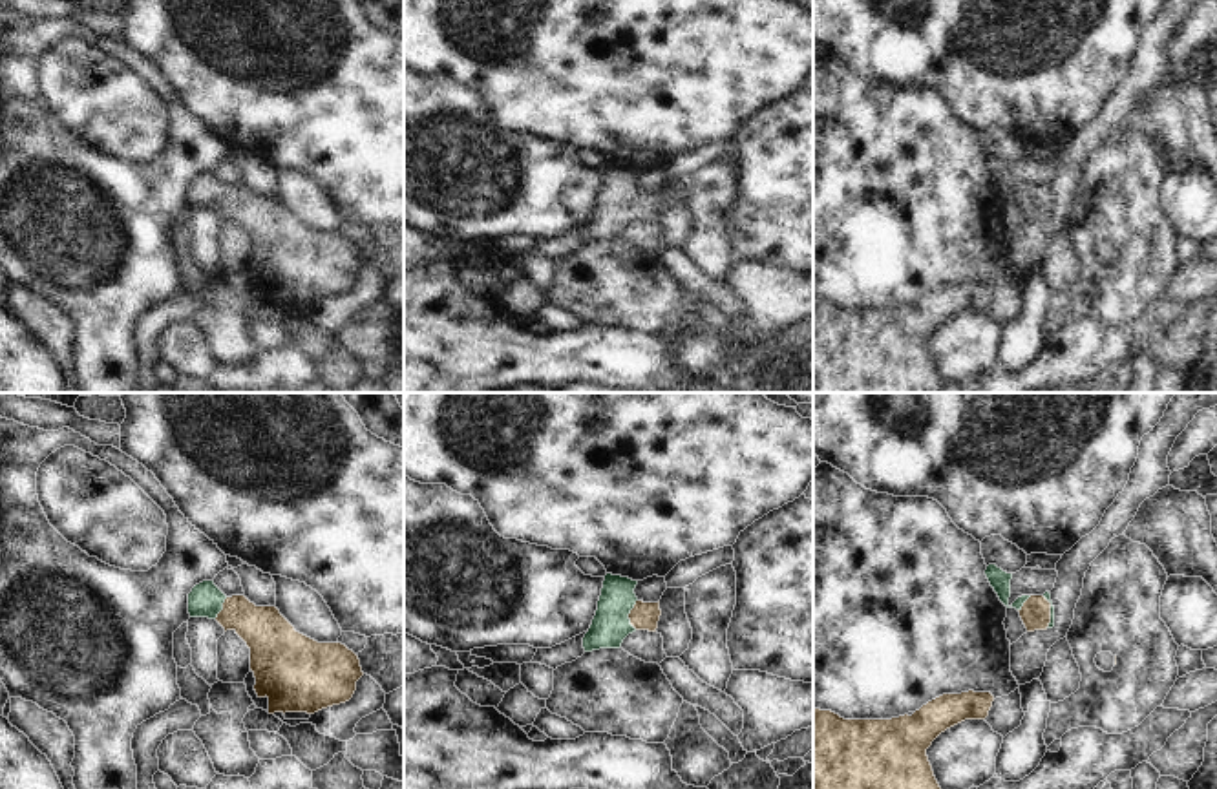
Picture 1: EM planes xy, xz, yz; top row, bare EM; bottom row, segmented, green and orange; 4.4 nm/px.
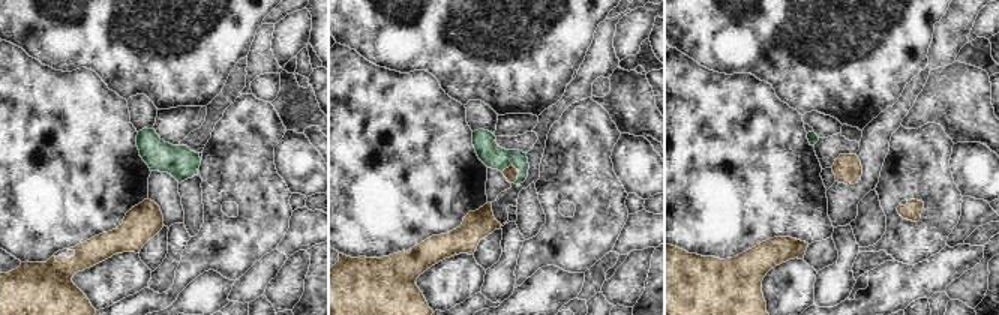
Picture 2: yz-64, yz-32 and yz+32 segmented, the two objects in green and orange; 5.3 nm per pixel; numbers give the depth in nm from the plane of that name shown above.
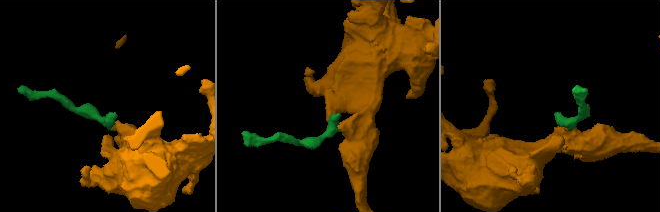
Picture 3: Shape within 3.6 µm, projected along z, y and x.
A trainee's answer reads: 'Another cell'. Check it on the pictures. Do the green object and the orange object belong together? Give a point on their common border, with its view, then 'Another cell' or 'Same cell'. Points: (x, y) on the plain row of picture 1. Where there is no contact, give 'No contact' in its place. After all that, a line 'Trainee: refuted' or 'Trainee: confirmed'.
Touches green at xz (629, 203). Same cell.
Trainee: refuted

